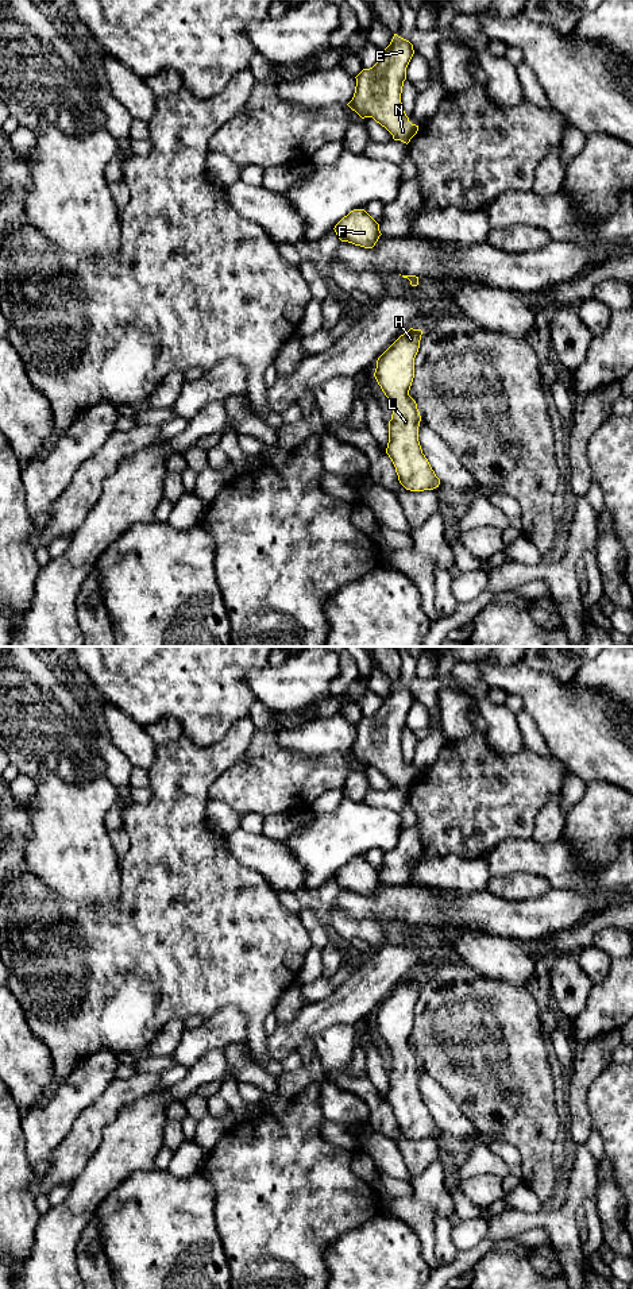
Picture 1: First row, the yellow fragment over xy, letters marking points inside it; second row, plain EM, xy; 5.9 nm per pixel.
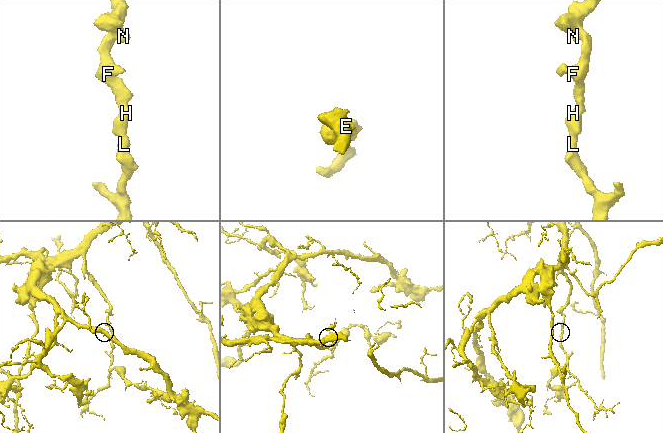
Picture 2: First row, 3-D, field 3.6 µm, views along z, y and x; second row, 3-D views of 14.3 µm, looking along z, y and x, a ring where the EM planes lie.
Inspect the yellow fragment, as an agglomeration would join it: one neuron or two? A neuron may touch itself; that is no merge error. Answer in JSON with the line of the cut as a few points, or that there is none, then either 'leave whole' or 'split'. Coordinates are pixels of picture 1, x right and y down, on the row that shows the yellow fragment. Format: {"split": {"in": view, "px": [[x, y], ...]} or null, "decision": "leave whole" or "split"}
{"split": null, "decision": "leave whole"}

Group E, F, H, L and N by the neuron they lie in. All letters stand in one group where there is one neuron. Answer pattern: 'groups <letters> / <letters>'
groups E F H L N

